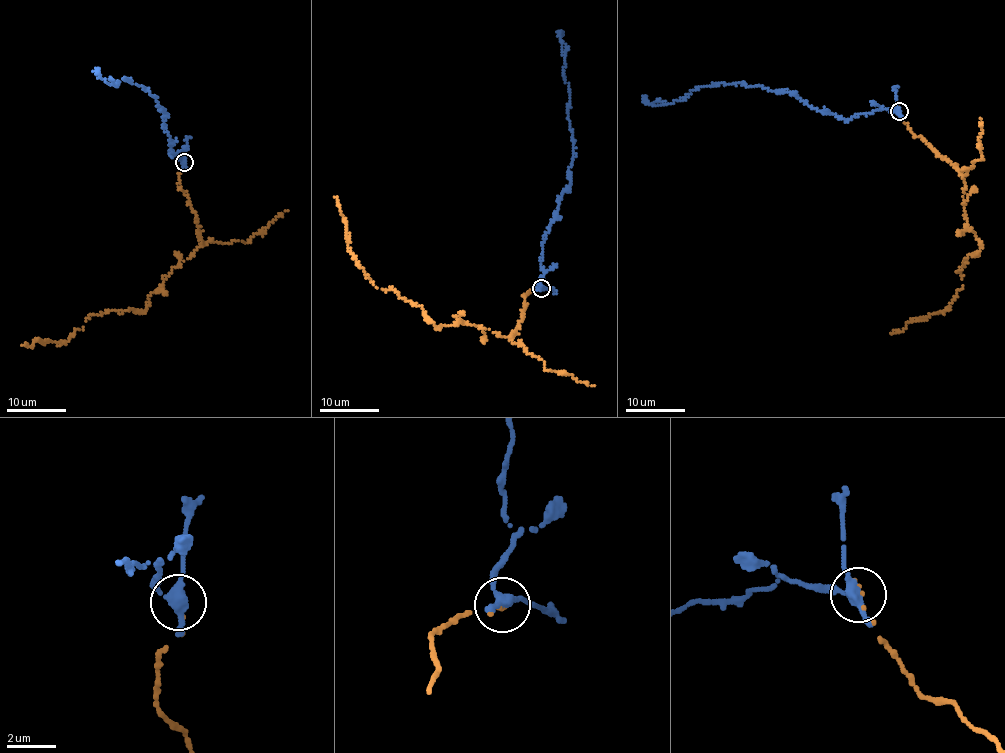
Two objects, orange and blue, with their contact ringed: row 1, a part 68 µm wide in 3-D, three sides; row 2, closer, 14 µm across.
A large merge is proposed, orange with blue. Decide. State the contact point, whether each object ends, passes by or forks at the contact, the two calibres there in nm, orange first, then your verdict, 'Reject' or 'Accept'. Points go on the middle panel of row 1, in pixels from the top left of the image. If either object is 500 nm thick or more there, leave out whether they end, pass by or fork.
Place: (541, 288). At the ring orange ends. At the ring blue forks. Thickness 150 nm (orange) against 320 nm. Accept

